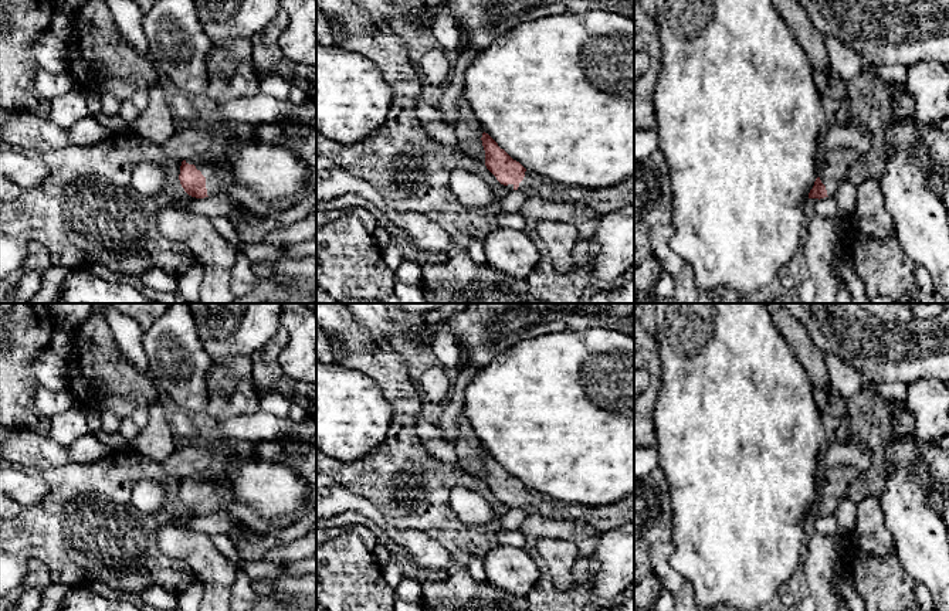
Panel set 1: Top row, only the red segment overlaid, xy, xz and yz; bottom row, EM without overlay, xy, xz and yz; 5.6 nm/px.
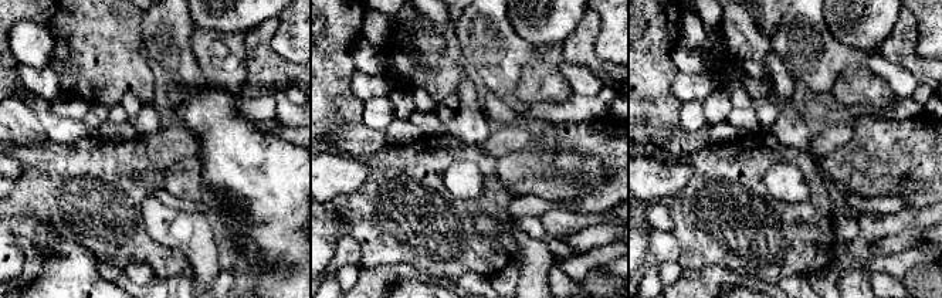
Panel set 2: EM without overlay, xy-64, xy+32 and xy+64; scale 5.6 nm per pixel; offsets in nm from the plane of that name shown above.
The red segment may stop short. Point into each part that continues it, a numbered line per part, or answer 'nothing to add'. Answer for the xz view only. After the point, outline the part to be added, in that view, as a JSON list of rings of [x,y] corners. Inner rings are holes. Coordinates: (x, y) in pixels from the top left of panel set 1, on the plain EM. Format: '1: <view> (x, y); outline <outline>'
1: xz (605, 518); outline [[[526,488],[518,508],[526,515],[576,520],[603,533],[634,522],[634,493],[616,503],[584,505],[543,496]]]

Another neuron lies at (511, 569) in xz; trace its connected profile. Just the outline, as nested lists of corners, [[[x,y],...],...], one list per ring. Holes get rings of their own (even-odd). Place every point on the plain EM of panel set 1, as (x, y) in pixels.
[[[499,544],[484,557],[487,581],[509,594],[526,598],[540,578],[532,556],[514,546]]]

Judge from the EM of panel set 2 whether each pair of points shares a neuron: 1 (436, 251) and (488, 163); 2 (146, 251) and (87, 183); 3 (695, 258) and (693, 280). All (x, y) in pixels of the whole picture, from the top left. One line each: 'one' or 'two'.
1: one
2: one
3: two

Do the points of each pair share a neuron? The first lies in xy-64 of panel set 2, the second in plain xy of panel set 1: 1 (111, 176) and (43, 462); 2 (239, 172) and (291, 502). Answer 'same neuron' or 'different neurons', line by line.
1: different neurons
2: same neuron

